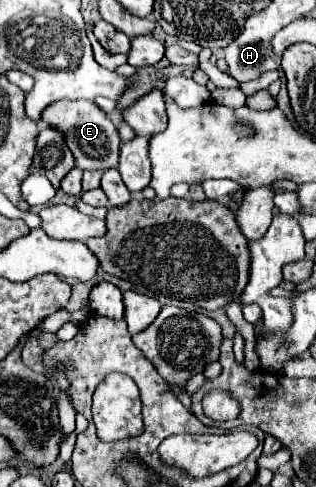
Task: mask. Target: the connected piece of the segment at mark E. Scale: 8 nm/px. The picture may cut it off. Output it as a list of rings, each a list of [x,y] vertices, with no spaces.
[[[61,100],[55,102],[51,106],[47,106],[41,112],[41,120],[39,124],[47,124],[55,130],[59,130],[65,138],[67,148],[73,152],[77,168],[81,170],[107,170],[117,166],[117,158],[119,158],[119,134],[115,124],[109,120],[109,116],[97,108],[95,102],[91,100]]]

